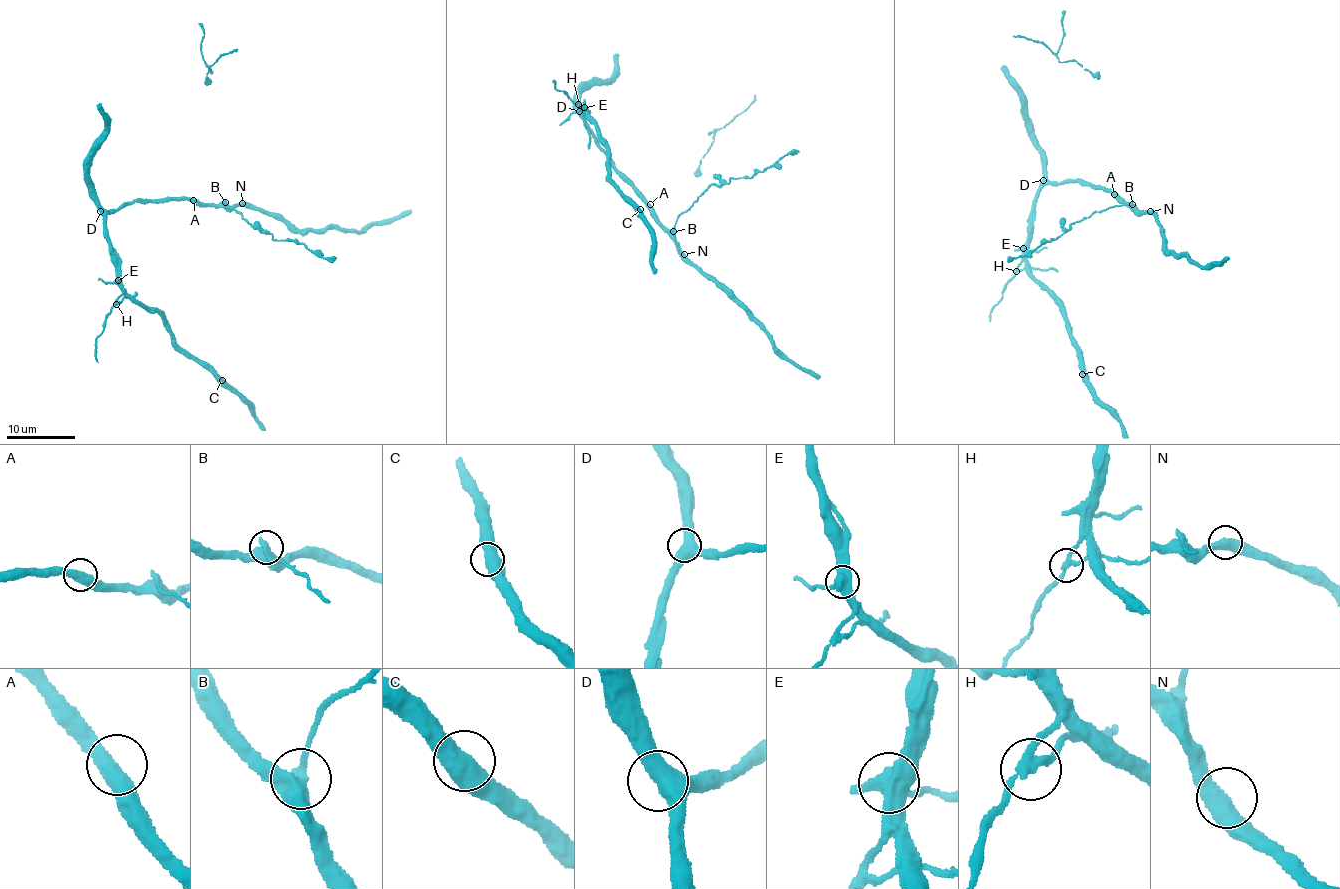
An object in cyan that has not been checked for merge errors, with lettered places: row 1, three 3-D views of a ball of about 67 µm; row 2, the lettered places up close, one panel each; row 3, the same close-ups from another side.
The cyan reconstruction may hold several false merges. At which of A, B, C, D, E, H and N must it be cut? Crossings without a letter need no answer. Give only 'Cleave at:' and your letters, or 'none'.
Cleave at: B, E, H

